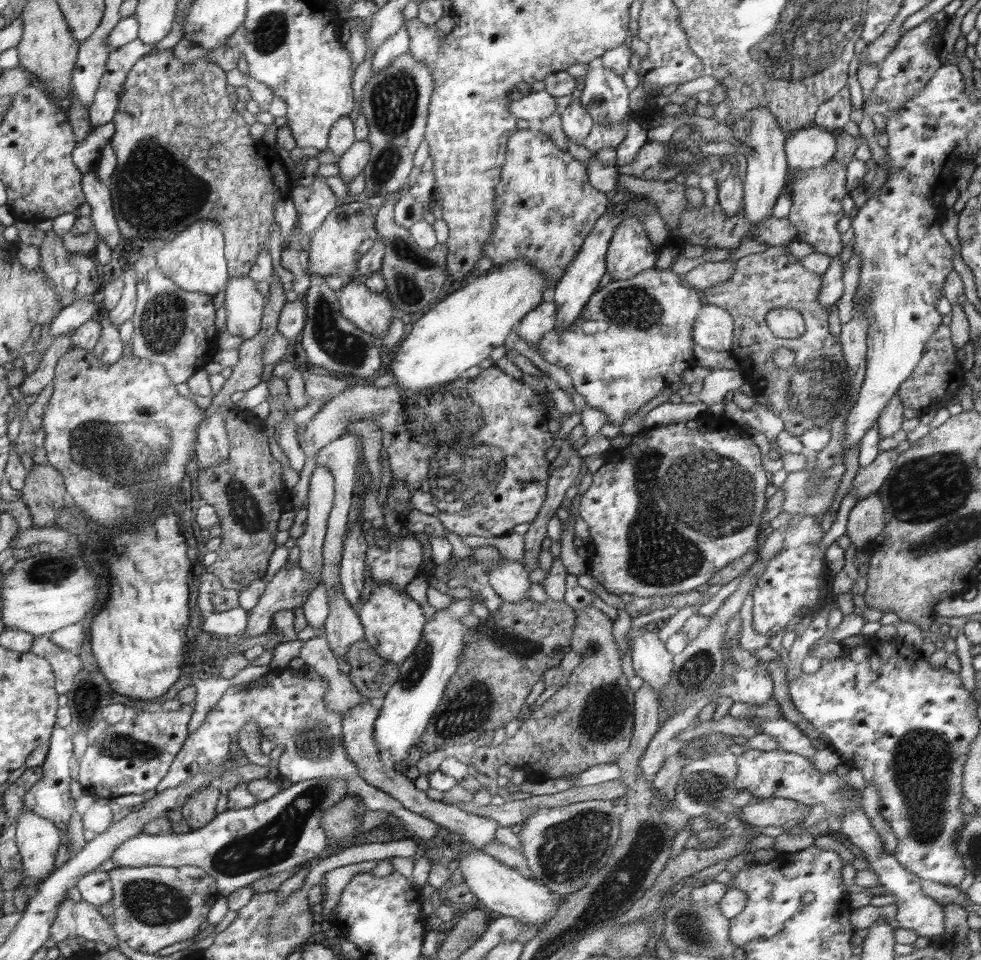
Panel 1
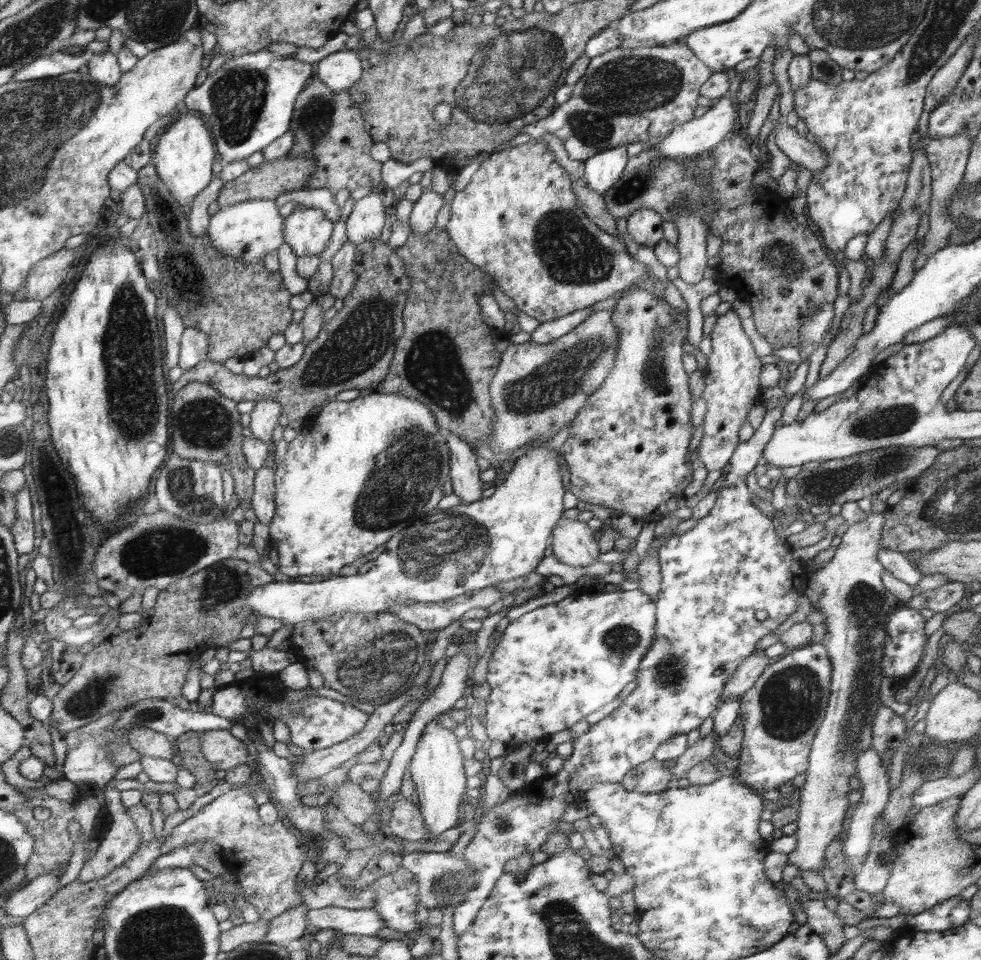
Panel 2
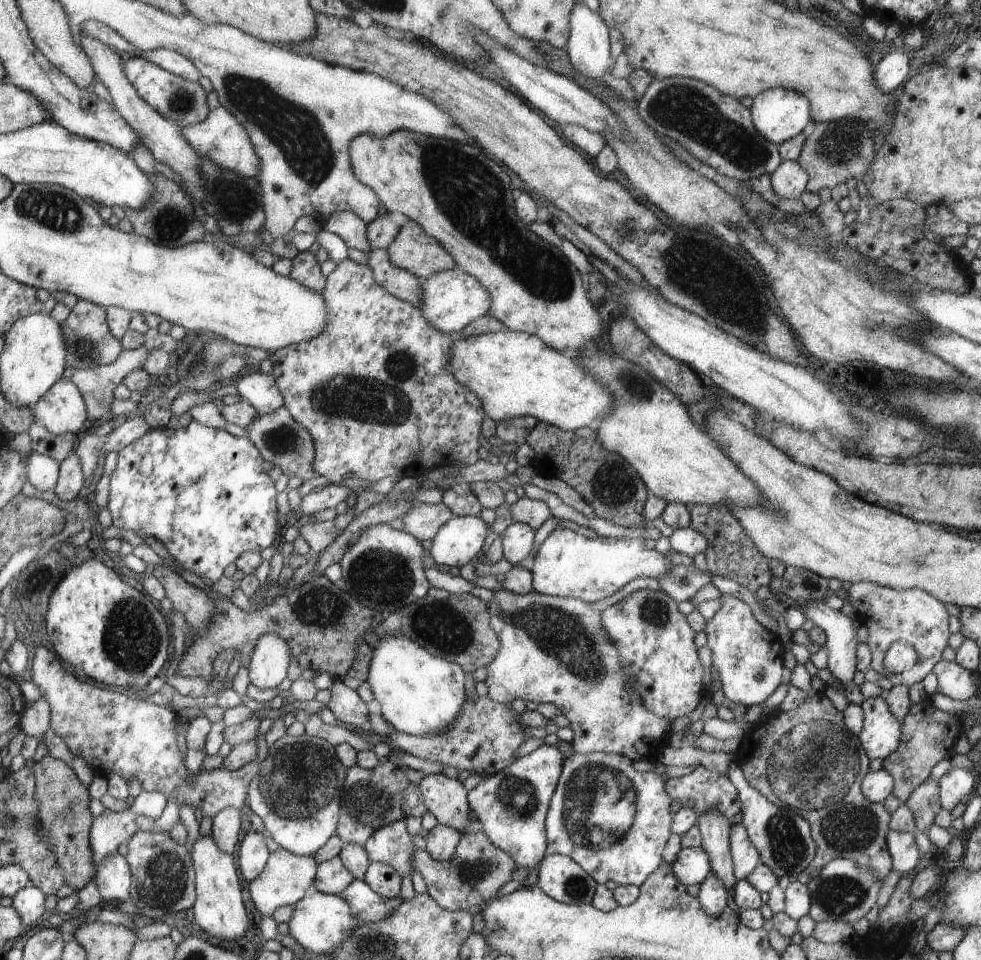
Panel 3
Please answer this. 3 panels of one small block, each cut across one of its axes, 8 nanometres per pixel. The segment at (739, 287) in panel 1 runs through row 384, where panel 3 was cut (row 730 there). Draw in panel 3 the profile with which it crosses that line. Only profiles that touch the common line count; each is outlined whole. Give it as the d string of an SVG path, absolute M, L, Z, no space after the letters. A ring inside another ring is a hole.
M816 692L814 695L808 697L799 707L796 707L793 711L782 711L777 710L772 716L768 716L766 720L762 722L754 723L753 728L748 734L744 734L741 739L740 749L736 752L735 762L742 769L743 775L746 780L750 782L754 788L758 789L771 803L780 804L786 806L788 809L794 810L796 814L801 815L806 822L810 823L812 827L813 839L816 843L816 856L812 864L800 872L795 879L801 883L808 884L818 873L819 870L828 864L828 861L834 860L835 858L843 858L858 864L860 867L872 868L877 874L878 879L883 879L885 876L890 874L893 870L893 860L890 856L889 850L886 844L886 833L889 830L889 820L891 815L884 809L883 803L870 802L861 791L861 784L864 776L868 773L869 758L867 757L866 751L863 750L860 743L860 737L852 734L844 723L844 714L842 711L838 711L832 701L826 697L825 694Z

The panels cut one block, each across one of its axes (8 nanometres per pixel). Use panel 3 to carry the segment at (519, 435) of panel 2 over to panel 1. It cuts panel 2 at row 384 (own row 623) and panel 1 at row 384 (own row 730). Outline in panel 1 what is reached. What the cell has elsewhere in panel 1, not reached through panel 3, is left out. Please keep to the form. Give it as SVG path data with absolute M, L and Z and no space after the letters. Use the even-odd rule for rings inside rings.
M656 268L646 270L645 273L641 273L637 277L610 281L610 283L607 286L604 286L603 289L598 289L597 292L590 297L590 300L588 304L585 305L581 316L575 320L575 324L566 328L566 331L552 330L550 333L547 333L542 337L542 341L540 341L540 345L536 347L536 351L548 362L562 366L562 368L566 369L566 372L572 377L574 388L580 391L581 395L585 398L586 404L604 412L604 414L607 415L606 422L616 426L621 426L635 412L638 412L638 409L642 405L646 404L649 400L652 400L662 388L666 388L668 387L668 384L674 384L674 382L682 380L685 370L688 370L696 364L696 360L694 360L694 352L692 352L692 346L694 346L694 344L692 344L692 336L690 336L690 332L693 332L692 322L694 322L694 318L698 316L698 312L701 312L700 308L702 307L702 300L700 300L700 296L698 296L698 292L692 290L692 288L688 288L688 286L684 286L684 280L682 280L676 272L670 272L670 270L664 272L664 270L658 270ZM592 320L596 320L596 322L606 322L608 325L606 332L585 334L582 324L584 324L584 322L592 322Z

